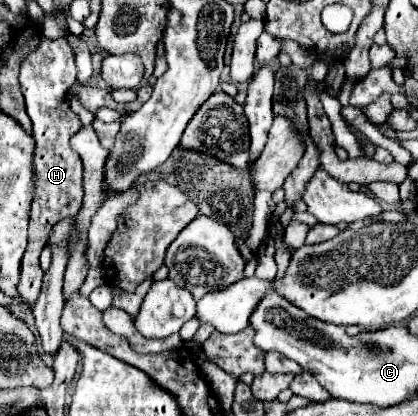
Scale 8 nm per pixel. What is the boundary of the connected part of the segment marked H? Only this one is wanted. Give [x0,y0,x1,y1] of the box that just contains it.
[18,36,84,304]

